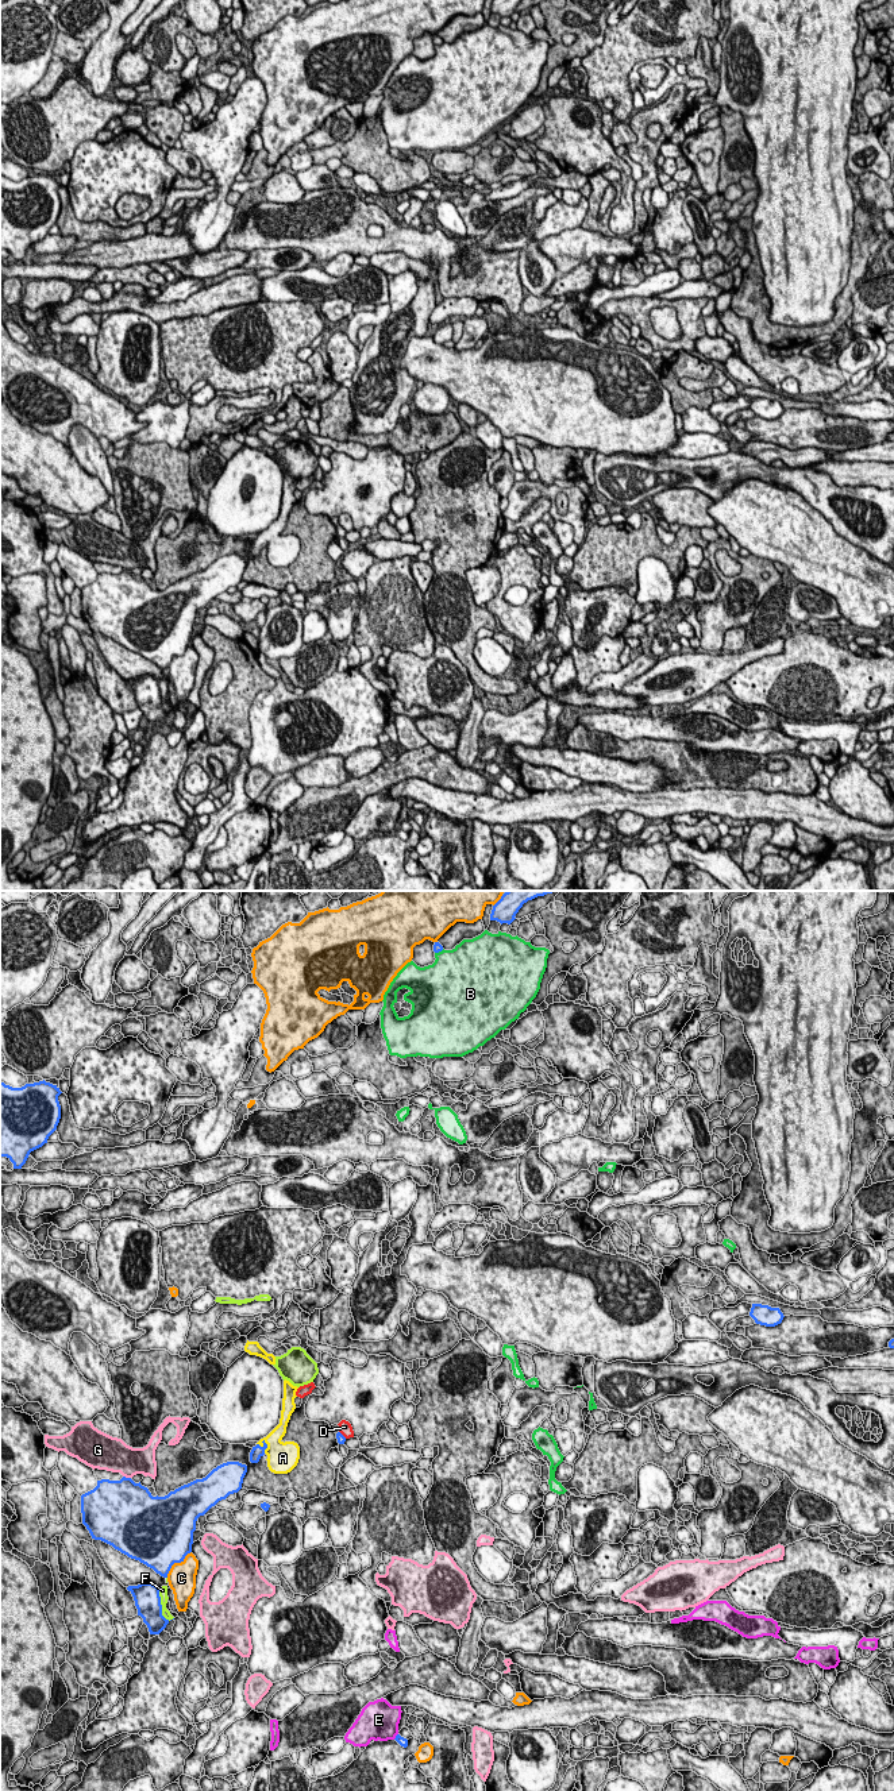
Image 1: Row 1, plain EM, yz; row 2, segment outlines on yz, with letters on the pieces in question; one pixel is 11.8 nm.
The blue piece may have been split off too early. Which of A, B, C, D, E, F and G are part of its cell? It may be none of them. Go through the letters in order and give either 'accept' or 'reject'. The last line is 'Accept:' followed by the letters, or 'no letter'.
A: accept
B: reject
C: reject
D: reject
E: reject
F: reject
G: reject
Accept: A

